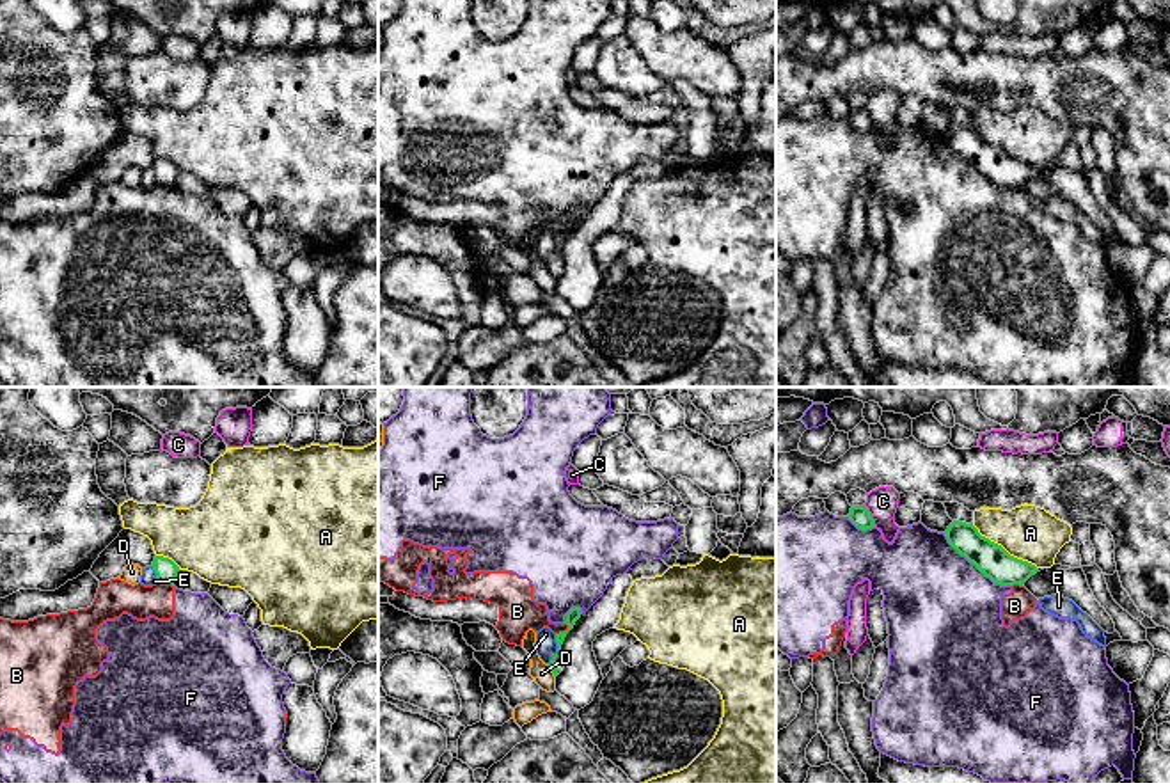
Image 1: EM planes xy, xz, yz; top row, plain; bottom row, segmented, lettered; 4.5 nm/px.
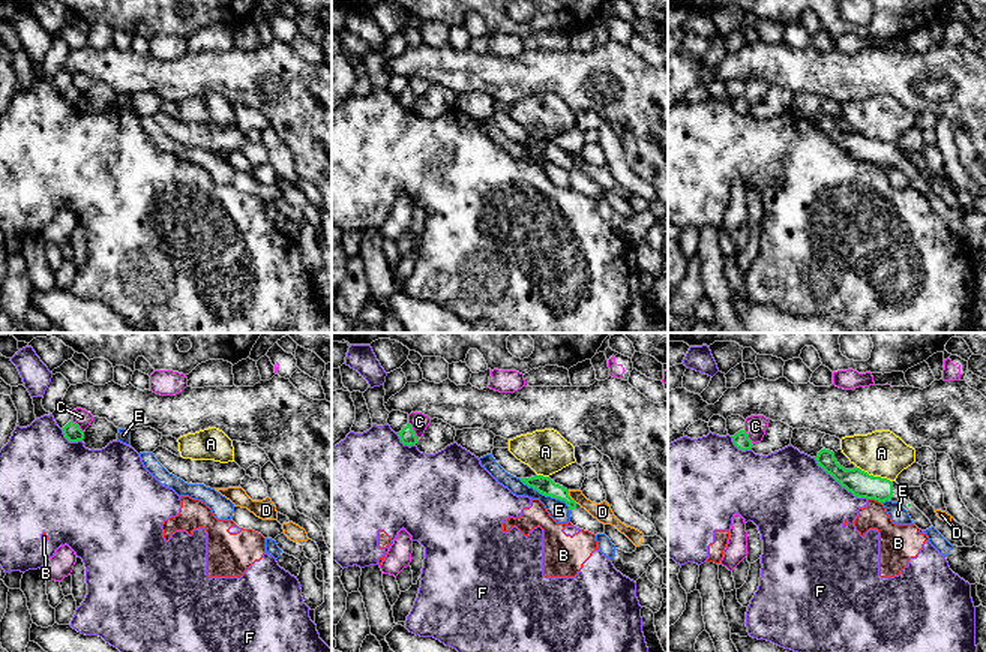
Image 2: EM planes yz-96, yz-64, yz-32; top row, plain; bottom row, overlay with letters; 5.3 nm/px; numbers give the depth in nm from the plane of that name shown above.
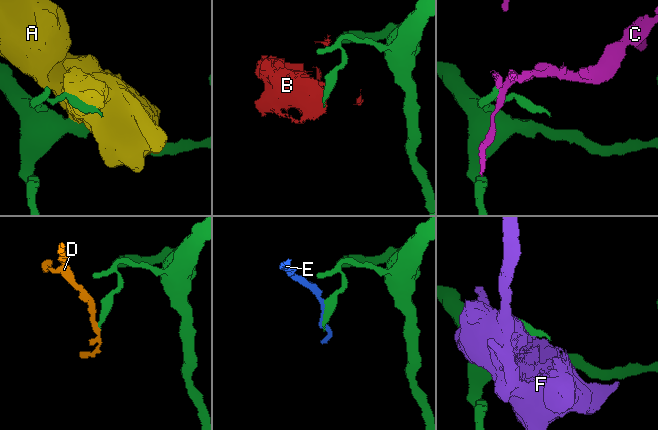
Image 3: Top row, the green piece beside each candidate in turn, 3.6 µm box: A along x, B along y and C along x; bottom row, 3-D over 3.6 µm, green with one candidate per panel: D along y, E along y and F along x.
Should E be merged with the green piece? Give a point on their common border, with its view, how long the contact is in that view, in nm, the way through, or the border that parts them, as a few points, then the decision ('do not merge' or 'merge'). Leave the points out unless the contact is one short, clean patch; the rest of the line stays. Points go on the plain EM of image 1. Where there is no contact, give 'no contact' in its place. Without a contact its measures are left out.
contact xz (558, 253); length 150 nm; border xz (556, 237), (556, 256), (549, 267); do not merge

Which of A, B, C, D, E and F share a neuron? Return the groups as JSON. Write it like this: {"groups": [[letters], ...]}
{"groups": [["A"], ["B", "F"], ["C"], ["D"], ["E"]]}

